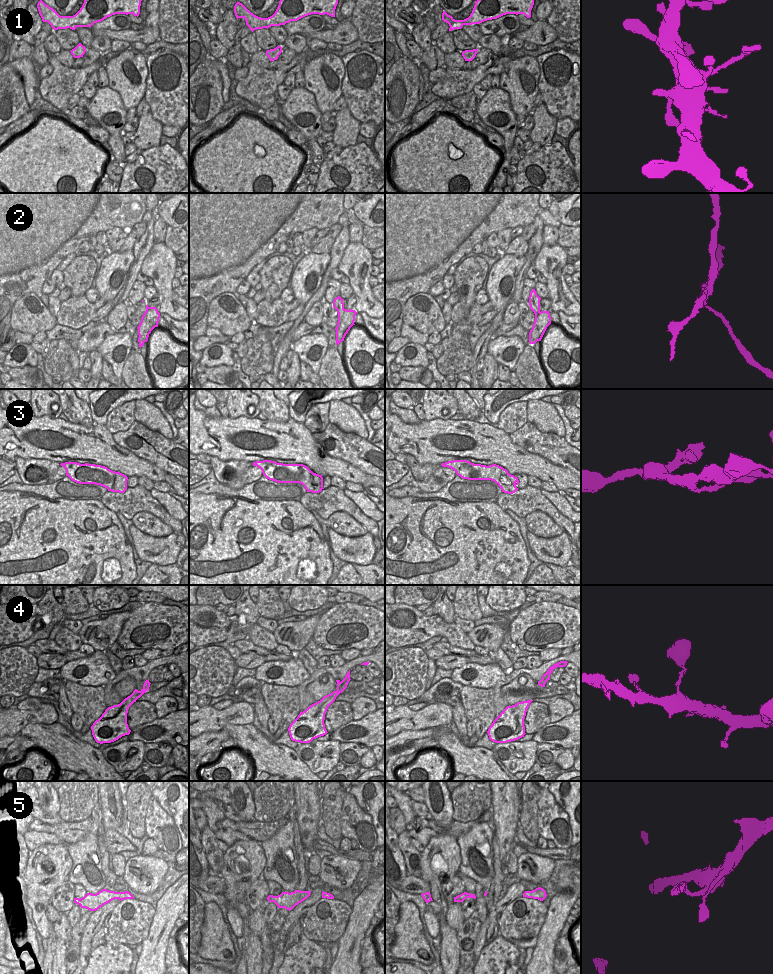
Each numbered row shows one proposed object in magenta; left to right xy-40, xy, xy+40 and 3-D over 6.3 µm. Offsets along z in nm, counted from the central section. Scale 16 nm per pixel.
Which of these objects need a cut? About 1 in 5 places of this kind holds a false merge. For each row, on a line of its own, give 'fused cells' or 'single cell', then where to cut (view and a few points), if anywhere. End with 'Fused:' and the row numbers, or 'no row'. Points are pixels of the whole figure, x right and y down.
1: single cell | no cut
2: fused cells | xy-40 (147, 307), (147, 323), (152, 329)
3: single cell | no cut
4: single cell | no cut
5: single cell | no cut
Fused: 2

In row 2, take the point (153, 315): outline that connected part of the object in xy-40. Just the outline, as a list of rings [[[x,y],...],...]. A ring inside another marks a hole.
[[[148,307],[147,311],[147,322],[149,327],[153,330],[155,327],[158,327],[158,322],[160,318],[160,313],[156,307]]]

